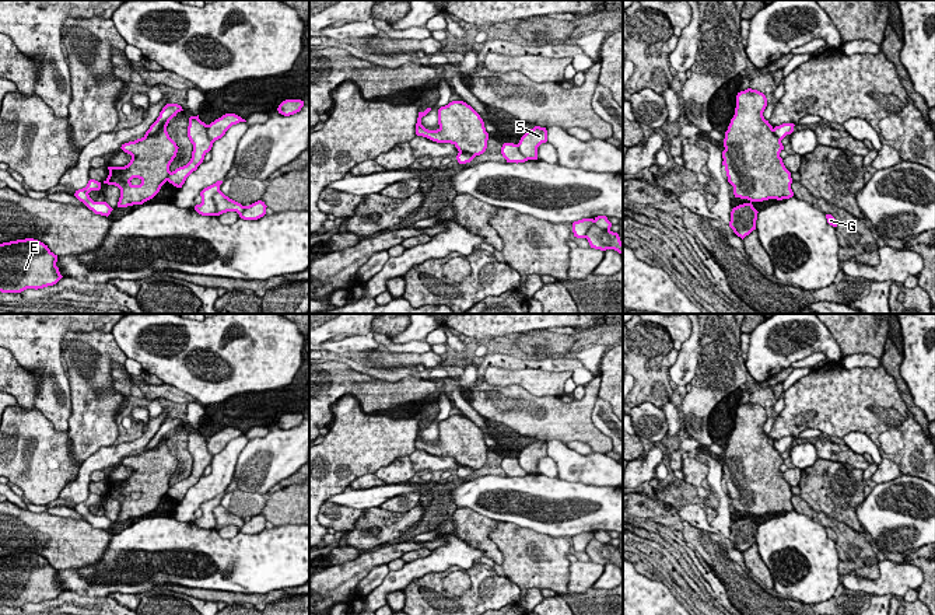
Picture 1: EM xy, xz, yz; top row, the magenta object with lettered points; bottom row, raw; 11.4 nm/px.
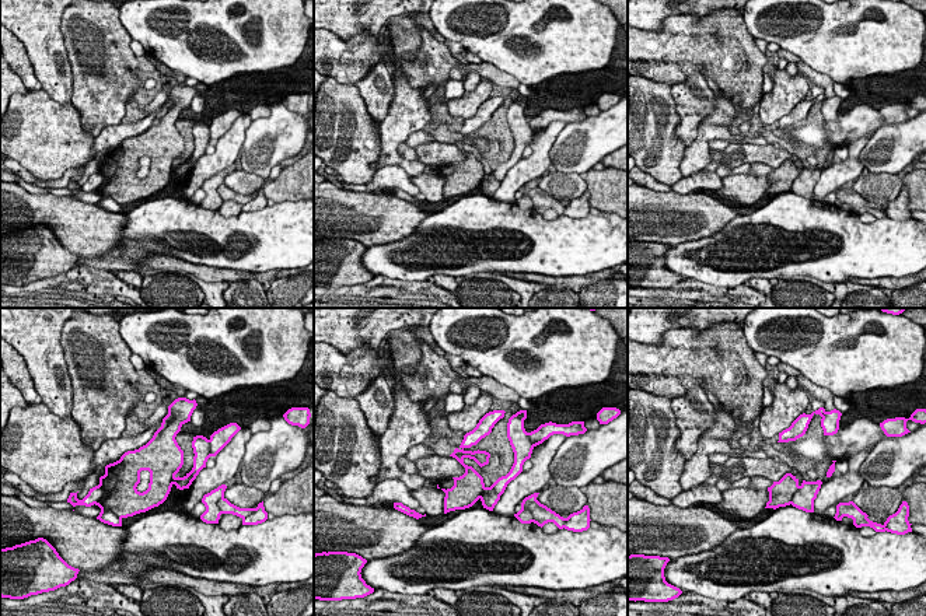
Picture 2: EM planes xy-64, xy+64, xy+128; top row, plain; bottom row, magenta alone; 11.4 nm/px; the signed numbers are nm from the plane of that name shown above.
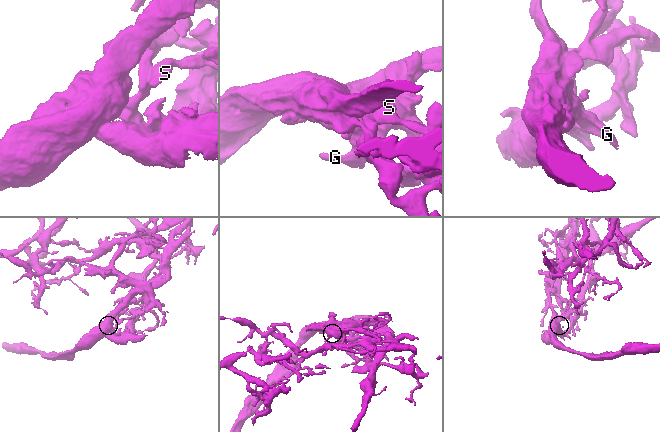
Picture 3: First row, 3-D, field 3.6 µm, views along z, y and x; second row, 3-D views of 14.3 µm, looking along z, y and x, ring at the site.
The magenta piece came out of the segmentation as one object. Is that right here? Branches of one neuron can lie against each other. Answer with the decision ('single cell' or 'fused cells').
fused cells

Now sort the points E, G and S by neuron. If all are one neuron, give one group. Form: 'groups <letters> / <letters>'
groups E / G S

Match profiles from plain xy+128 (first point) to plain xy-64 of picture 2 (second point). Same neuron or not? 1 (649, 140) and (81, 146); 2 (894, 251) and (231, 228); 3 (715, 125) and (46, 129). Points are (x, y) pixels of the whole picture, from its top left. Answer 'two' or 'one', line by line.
1: one
2: one
3: two

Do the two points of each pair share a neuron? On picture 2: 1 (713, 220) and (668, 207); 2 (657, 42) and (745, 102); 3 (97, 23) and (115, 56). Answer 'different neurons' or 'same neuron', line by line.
1: same neuron
2: same neuron
3: same neuron

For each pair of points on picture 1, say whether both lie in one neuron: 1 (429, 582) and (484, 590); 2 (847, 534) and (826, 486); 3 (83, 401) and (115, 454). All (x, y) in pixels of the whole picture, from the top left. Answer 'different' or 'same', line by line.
1: same
2: different
3: different

